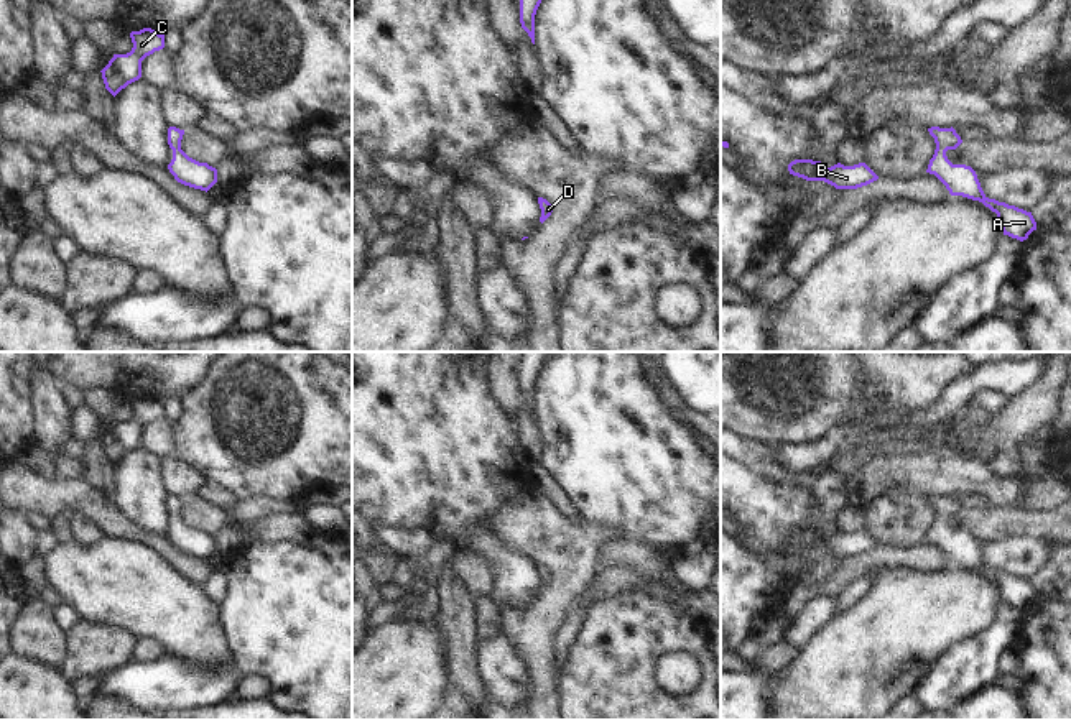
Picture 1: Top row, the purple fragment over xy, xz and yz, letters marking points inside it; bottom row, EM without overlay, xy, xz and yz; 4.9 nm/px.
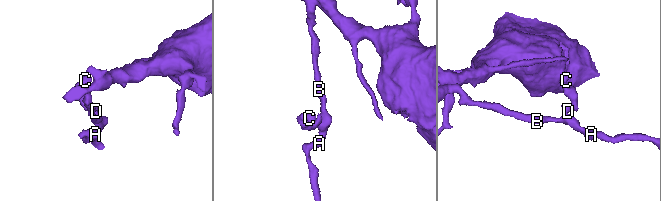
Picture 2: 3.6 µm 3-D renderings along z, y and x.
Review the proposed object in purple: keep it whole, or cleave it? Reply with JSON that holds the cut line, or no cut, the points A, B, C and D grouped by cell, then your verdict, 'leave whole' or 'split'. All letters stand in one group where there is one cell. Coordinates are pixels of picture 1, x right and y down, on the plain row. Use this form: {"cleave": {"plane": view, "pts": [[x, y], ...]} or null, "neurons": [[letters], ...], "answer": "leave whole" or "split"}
{"cleave": null, "neurons": [["A", "B", "C", "D"]], "answer": "leave whole"}

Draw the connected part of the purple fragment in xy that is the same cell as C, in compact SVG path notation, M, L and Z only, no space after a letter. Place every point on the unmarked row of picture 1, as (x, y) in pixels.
M151 396L130 401L133 416L127 422L114 422L100 439L105 457L115 465L128 452L141 445L141 429L165 416L165 403Z

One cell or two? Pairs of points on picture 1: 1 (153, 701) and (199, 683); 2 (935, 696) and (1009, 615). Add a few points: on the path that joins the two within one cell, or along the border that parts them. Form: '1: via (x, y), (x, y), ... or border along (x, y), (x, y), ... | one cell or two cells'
1: via (165, 689), (168, 686), (188, 686) | one cell
2: via (955, 676), (997, 635) | one cell

